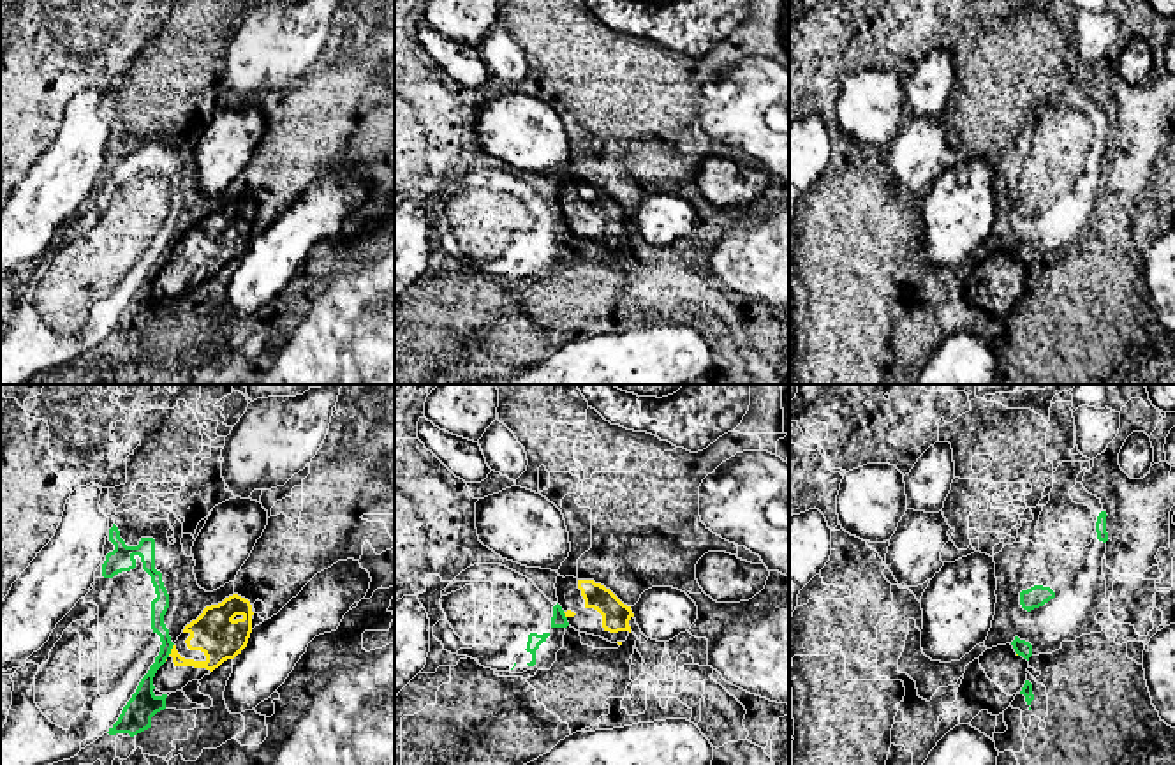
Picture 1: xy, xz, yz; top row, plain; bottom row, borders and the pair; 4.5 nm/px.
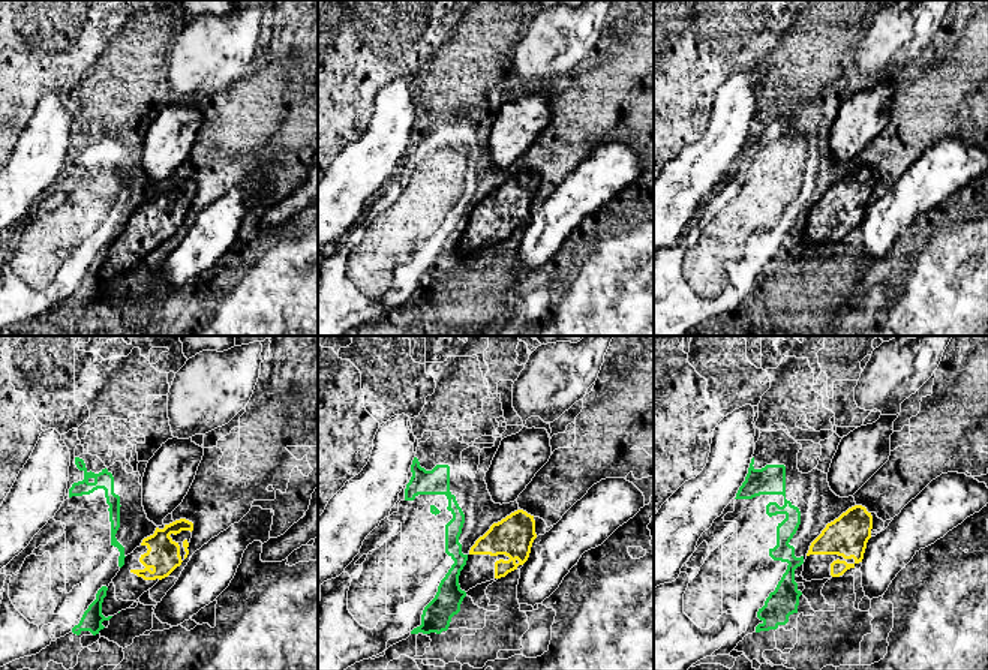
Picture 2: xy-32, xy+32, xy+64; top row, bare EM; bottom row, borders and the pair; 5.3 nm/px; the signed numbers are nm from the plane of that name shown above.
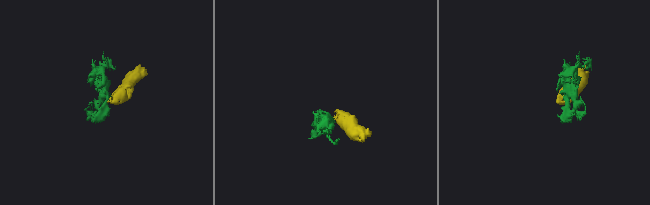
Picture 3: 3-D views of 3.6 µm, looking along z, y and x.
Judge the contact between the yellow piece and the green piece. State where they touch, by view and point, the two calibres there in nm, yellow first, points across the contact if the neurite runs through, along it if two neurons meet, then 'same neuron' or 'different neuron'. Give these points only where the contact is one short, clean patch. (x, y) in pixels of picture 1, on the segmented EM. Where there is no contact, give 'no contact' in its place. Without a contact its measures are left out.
meets yellow in xy at (171, 649); 200 nm thick on the yellow side, 90 nm on the other; border along xy (173, 644), (168, 654); different neuron

